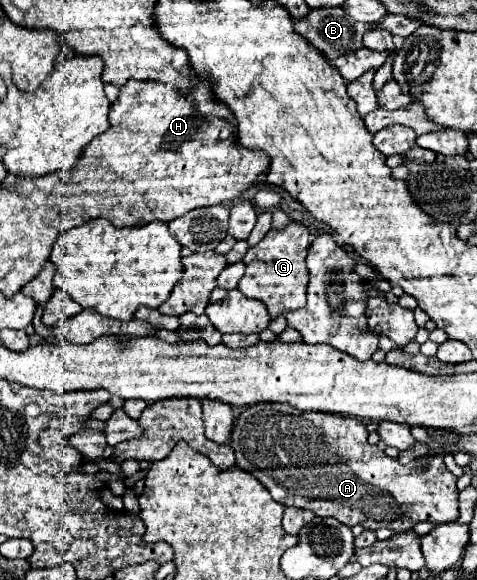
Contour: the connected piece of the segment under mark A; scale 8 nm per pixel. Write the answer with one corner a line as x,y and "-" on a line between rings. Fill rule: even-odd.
256,403
240,413
230,447
236,451
238,467
254,475
272,493
274,501
286,507
312,509
316,517
334,517
348,527
362,525
372,531
388,527
394,533
404,533
420,521
440,525
458,521
460,515
456,477
446,469
440,455
428,459
430,467
426,471
418,467
418,461
402,465
398,459
388,457
376,445
368,443
366,425
360,419
322,413
292,415
284,413
280,403

